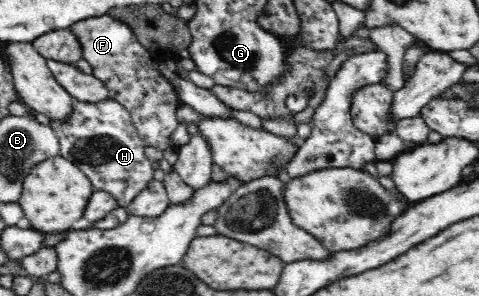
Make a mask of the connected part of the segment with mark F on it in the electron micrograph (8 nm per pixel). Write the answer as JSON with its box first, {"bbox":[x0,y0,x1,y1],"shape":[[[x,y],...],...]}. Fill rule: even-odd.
{"bbox":[70,16,181,151],"shape":[[[111,16],[87,18],[87,20],[76,22],[73,26],[70,26],[70,29],[81,45],[82,58],[91,65],[92,75],[105,84],[109,99],[120,102],[129,111],[131,120],[145,146],[160,148],[162,151],[172,146],[171,134],[175,132],[178,125],[176,110],[181,105],[181,102],[179,102],[179,97],[175,95],[176,91],[173,89],[172,84],[165,80],[163,75],[157,71],[157,67],[155,67],[159,57],[151,54],[151,51],[136,39],[127,24],[113,20]]]}

